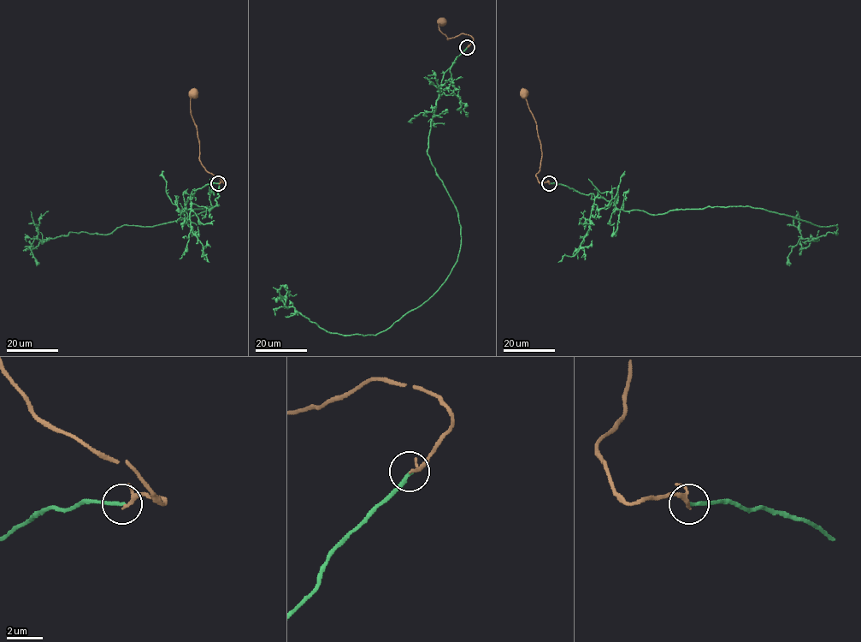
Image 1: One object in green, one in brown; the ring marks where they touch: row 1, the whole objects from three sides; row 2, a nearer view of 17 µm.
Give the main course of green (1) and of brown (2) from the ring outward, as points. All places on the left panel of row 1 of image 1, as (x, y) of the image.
1: (219, 183), (191, 193), (179, 215), (213, 206), (197, 214), (107, 234), (35, 239), (37, 265)
2: (219, 183), (224, 183), (205, 169), (199, 158), (197, 126), (190, 109), (190, 99), (194, 93)

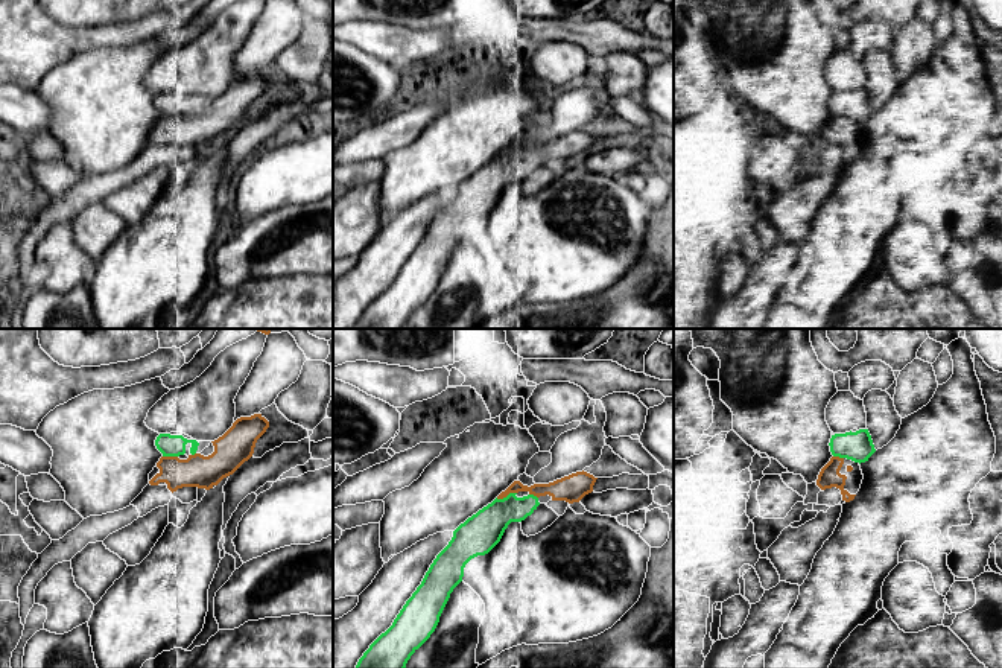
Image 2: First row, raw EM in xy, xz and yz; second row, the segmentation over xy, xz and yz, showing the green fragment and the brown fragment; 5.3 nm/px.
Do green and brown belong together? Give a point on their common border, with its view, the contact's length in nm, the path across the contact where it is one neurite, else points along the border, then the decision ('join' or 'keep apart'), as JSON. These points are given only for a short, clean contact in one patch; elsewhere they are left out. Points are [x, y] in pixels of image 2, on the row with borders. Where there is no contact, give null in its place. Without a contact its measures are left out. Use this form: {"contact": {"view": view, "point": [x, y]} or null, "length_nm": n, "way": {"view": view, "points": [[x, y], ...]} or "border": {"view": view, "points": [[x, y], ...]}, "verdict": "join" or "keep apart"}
{"contact": {"view": "xz", "point": [507, 496]}, "length_nm": 120, "verdict": "keep apart"}

